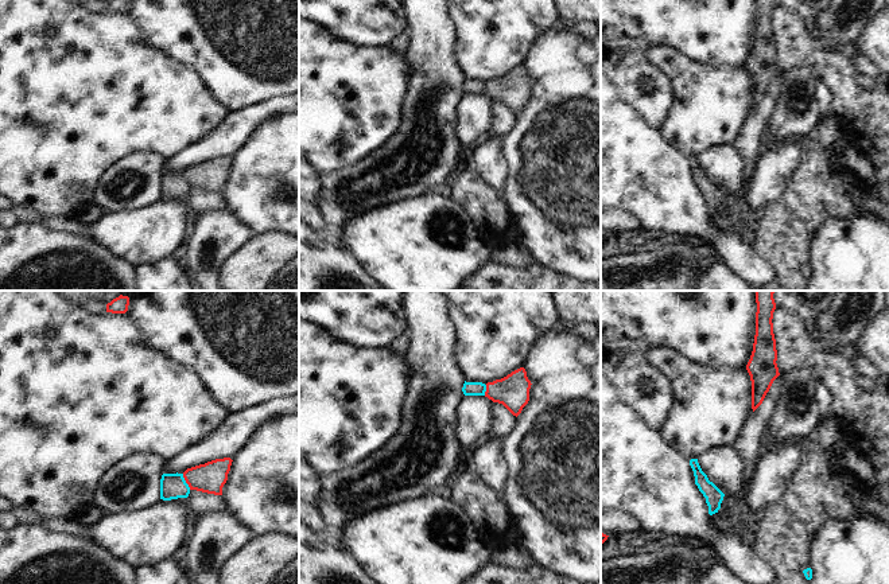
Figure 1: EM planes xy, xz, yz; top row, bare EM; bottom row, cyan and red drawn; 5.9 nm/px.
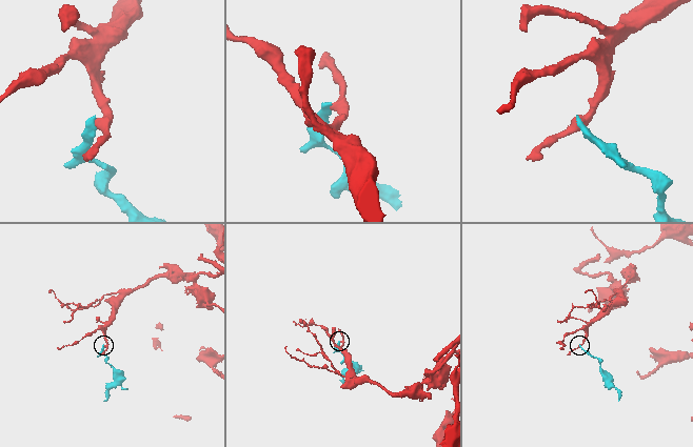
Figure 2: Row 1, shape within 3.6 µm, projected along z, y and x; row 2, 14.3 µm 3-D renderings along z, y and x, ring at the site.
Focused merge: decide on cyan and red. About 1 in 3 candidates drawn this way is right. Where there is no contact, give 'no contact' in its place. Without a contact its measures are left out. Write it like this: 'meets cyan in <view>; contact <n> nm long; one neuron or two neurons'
meets cyan in xy; contact 110 nm long; two neurons

